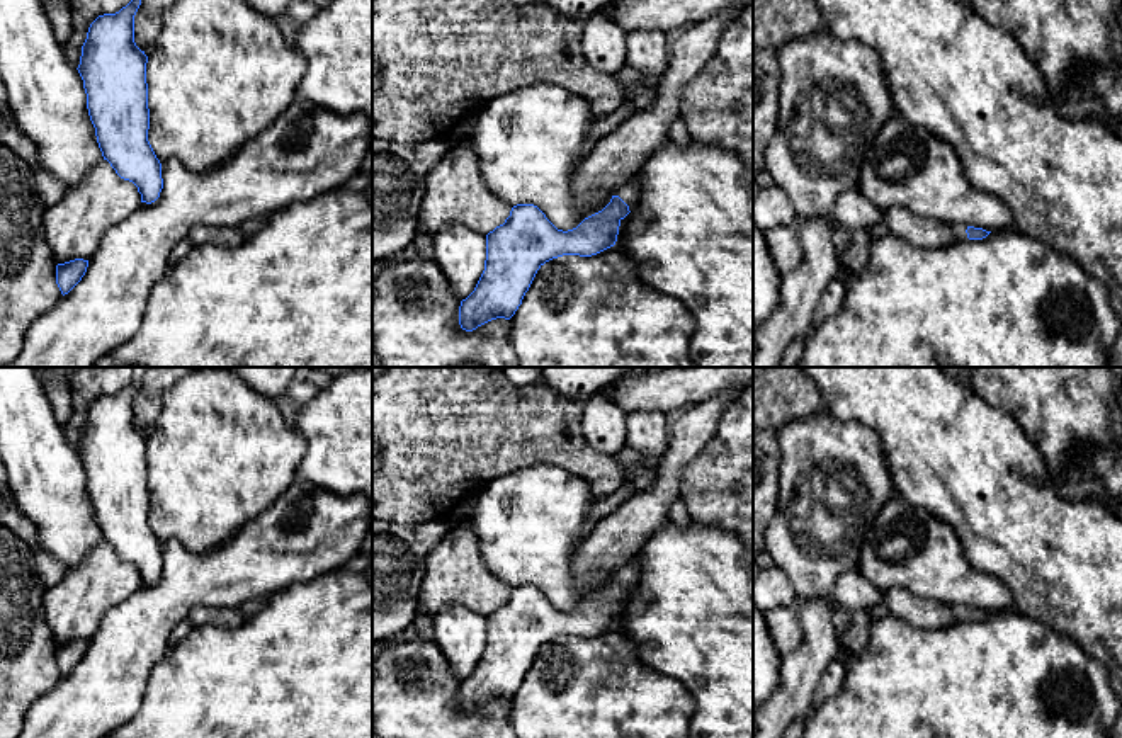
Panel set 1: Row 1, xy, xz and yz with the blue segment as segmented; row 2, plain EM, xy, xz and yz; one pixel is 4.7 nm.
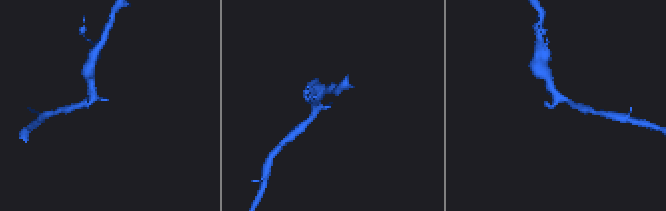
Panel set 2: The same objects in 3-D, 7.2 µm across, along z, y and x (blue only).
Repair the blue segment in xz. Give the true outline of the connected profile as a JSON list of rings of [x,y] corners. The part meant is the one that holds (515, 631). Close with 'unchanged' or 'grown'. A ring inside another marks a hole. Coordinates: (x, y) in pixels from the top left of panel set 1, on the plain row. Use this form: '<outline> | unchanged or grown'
[[[639,554],[632,556],[620,570],[612,575],[610,583],[598,593],[585,599],[576,609],[558,610],[546,595],[534,585],[517,585],[503,605],[486,616],[484,651],[474,672],[461,682],[459,706],[466,712],[496,701],[510,701],[525,673],[529,672],[537,651],[549,641],[563,636],[592,638],[615,626],[620,602],[636,588],[639,580]]] | grown

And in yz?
[[[950,605],[950,607],[954,614],[957,616],[959,622],[983,621],[991,614],[983,609],[974,609],[966,605]]] | grown

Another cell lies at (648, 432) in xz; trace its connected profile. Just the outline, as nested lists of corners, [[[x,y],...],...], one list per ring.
[[[663,412],[627,413],[626,446],[641,456],[661,456],[668,449],[670,427]]]

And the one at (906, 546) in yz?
[[[899,493],[891,495],[870,524],[857,568],[882,593],[906,588],[918,597],[986,612],[998,612],[1013,605],[1013,593],[1006,583],[971,566],[950,524],[938,520],[923,507],[911,505]]]

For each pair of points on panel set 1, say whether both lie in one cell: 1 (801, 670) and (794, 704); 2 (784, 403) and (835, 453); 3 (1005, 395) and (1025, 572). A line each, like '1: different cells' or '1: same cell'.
1: same cell
2: different cells
3: different cells

